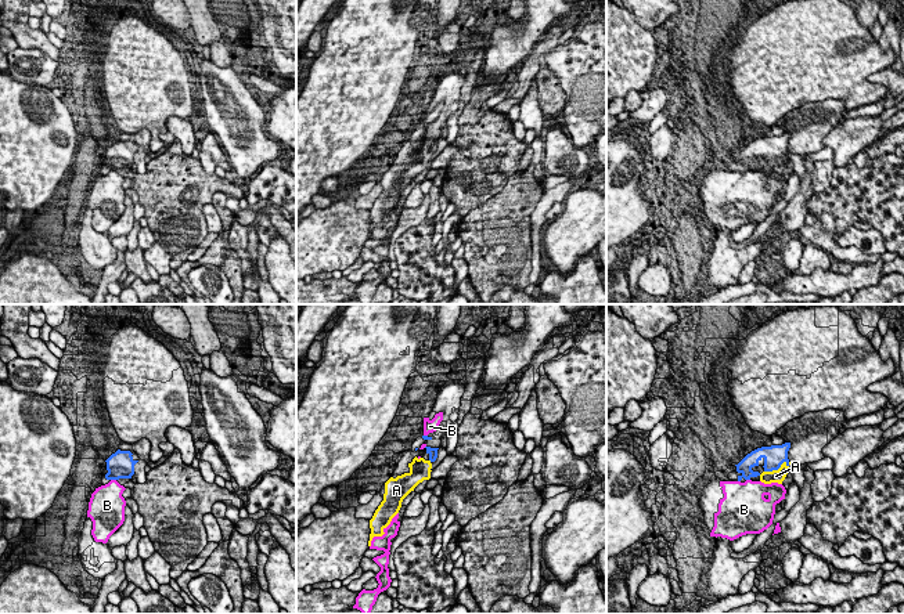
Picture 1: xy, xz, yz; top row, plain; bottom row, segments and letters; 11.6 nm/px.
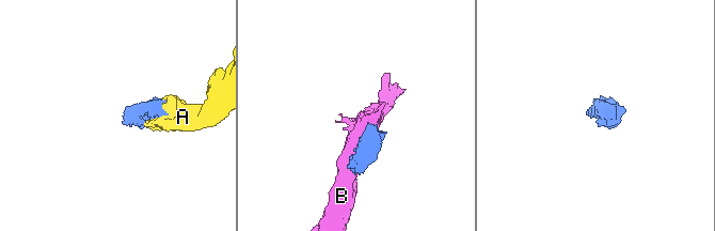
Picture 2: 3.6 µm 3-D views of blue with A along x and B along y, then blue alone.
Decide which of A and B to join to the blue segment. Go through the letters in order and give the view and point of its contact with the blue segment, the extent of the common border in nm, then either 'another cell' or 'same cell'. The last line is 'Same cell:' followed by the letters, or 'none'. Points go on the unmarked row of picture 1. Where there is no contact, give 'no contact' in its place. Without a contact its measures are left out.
A: contact yz (777, 159); length 320 nm; same cell
B: contact xy (114, 169); length 70 nm; another cell
Same cell: A

